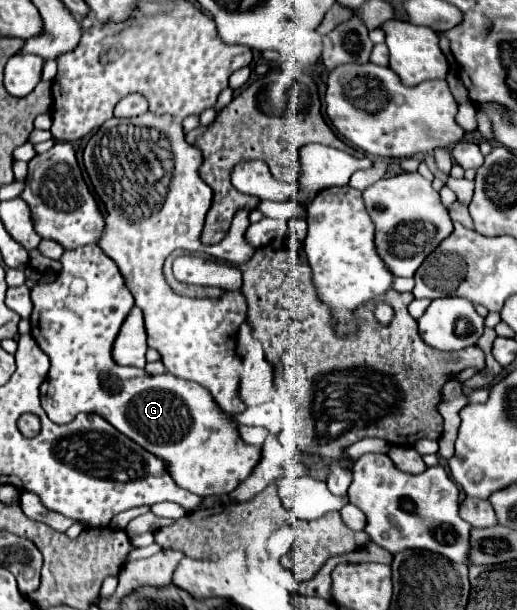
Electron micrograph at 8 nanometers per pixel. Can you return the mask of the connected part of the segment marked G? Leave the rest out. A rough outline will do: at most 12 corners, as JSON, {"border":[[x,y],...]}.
{"border":[[99,245],[35,285],[49,419],[99,413],[179,487],[259,465],[211,393],[111,359],[133,307]]}

